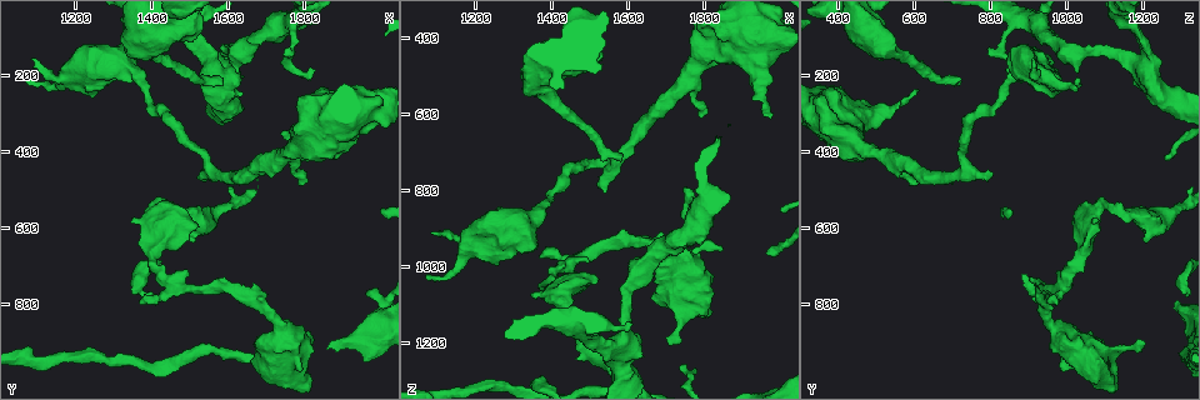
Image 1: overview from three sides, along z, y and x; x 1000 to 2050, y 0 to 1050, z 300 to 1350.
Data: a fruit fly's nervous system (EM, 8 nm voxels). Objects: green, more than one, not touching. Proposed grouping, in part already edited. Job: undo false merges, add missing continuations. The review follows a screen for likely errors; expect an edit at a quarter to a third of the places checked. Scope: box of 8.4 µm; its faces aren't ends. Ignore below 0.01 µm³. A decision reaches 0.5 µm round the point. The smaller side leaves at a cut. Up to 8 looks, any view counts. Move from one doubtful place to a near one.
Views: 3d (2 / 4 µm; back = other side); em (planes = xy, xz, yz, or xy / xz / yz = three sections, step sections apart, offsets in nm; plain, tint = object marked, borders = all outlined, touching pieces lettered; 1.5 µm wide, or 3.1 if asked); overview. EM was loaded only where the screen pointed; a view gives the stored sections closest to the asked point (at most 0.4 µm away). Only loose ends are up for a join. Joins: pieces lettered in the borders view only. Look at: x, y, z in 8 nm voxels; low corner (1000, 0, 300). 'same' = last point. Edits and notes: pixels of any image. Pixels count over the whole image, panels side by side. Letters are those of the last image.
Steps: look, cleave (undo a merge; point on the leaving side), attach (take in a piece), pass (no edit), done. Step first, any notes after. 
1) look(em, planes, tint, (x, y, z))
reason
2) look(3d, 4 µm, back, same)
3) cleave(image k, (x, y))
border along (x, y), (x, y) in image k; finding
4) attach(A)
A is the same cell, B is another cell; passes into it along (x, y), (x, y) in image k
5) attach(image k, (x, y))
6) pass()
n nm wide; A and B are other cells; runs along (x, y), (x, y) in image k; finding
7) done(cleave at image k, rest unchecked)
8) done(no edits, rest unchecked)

look(em, planes, borders, (1070, 210, 1020))
tapers out

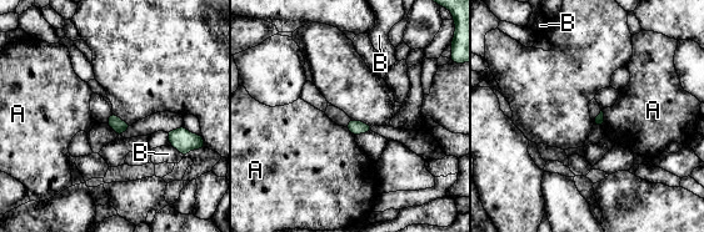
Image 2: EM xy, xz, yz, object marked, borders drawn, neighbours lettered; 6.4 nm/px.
pass()
A and B are other cells; border along (602, 110), (603, 126) in image 2; none of them fits

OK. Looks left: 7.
look(3d, 4 µm, back, (1585, 225, 705))
end of a long branch

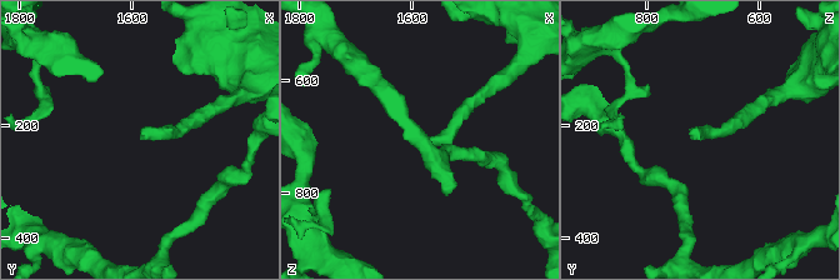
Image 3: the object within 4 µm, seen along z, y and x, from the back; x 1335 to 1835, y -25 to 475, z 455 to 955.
look(em, planes, borders, (1585, 215, 705))

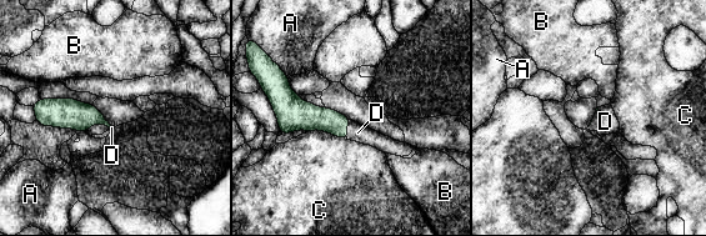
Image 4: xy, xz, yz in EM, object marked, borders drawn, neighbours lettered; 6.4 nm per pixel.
attach(D)
C touches over 260 nm; D is the same cell, A, B and C are other cells; passes into it along (310, 118), (346, 129), (357, 132) in image 4; it goes on there

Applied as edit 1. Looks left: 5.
look(em, planes, tint, (1385, 275, 820))
narrows sharply

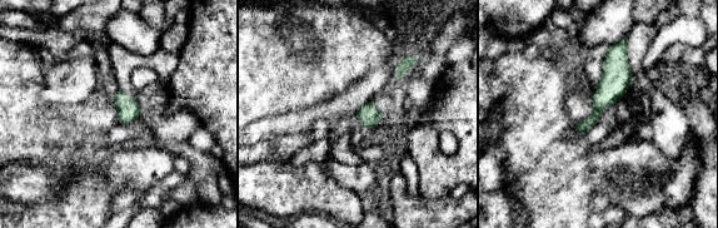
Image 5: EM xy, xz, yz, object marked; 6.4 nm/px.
look(em, planes, borders, same)

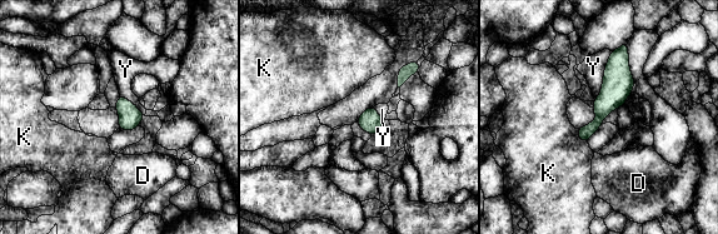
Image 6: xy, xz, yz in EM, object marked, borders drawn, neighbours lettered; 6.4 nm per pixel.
pass()
D, K and Y are other cells; border along (612, 51), (597, 98) in image 6; all the same cell

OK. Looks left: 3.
done(attach at image 4, rest unchecked)

